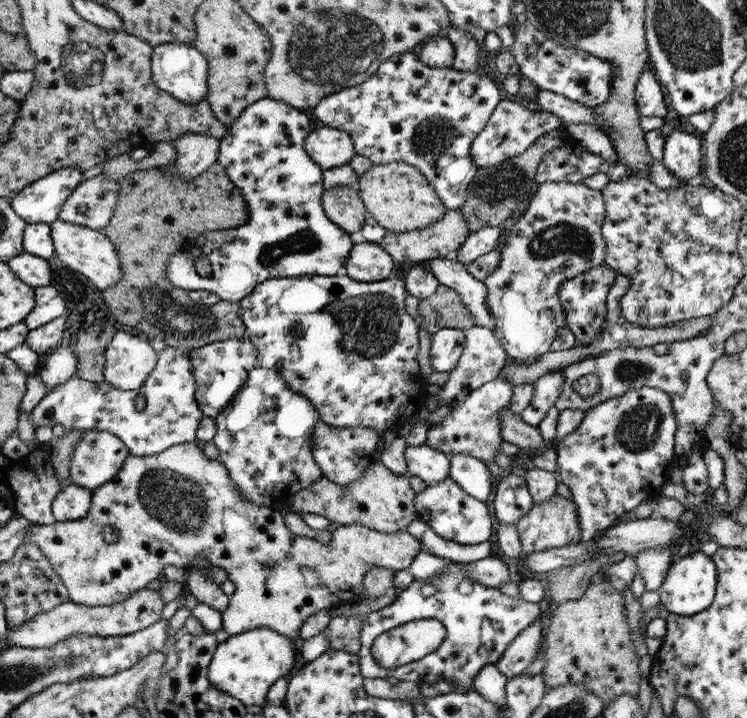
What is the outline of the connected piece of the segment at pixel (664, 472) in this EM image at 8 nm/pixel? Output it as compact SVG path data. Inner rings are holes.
M642 387L639 389L632 389L626 392L626 394L620 395L616 398L610 398L602 404L598 404L585 411L586 416L582 425L577 428L575 432L572 432L569 436L564 439L559 439L558 445L555 444L554 451L558 452L557 464L558 464L558 479L559 482L566 485L574 496L573 502L578 510L578 522L580 522L580 540L582 542L592 541L594 536L600 530L606 530L608 526L612 526L616 520L620 519L620 516L634 510L642 502L655 500L661 495L661 487L664 485L666 480L669 480L670 472L673 467L674 459L674 444L675 444L675 433L677 432L676 415L672 406L672 399L670 394L654 387Z

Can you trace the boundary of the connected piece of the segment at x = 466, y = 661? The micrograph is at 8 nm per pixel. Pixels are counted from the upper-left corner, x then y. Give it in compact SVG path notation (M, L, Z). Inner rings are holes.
M450 562L449 568L440 577L432 578L432 580L416 580L406 590L397 592L396 599L392 604L364 615L364 624L362 624L362 632L360 632L361 649L357 654L359 656L360 672L364 678L387 679L394 677L403 682L410 681L418 684L446 680L451 686L456 686L462 694L472 692L474 690L474 680L480 674L480 670L484 666L498 664L508 646L512 644L512 640L517 638L518 634L526 630L530 624L534 624L538 620L538 616L540 616L540 605L538 603L513 599L500 592L499 589L474 582L474 578L465 574L465 566L469 566L469 564L462 565L461 563ZM427 618L439 620L447 630L444 642L434 652L427 654L420 660L394 668L382 667L378 661L374 660L372 644L376 638L380 637L382 632L388 632L388 630L410 621L420 622L421 619Z

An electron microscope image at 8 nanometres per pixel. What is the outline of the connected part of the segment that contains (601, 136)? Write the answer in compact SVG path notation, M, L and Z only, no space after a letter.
M568 124L566 130L575 142L584 146L584 150L590 150L590 152L602 156L602 160L606 160L606 162L623 164L620 155L614 149L612 139L592 124Z

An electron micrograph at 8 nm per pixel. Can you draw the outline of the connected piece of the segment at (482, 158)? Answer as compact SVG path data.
M502 99L492 111L486 126L476 135L470 145L470 156L478 167L489 167L522 154L532 146L538 138L550 130L564 127L564 120L556 114L542 110L540 107L528 107L510 99Z

